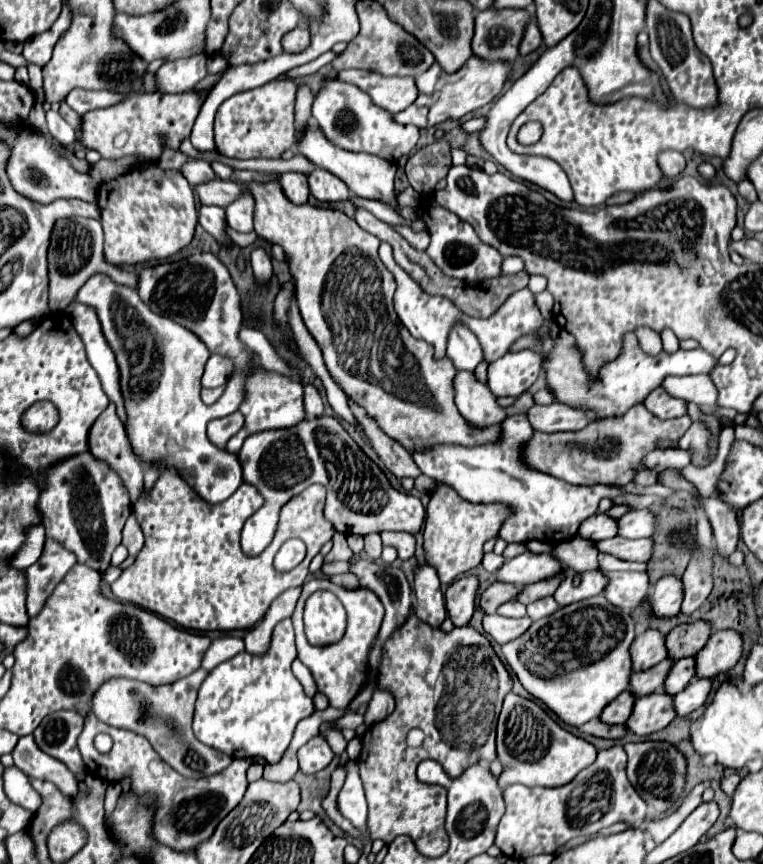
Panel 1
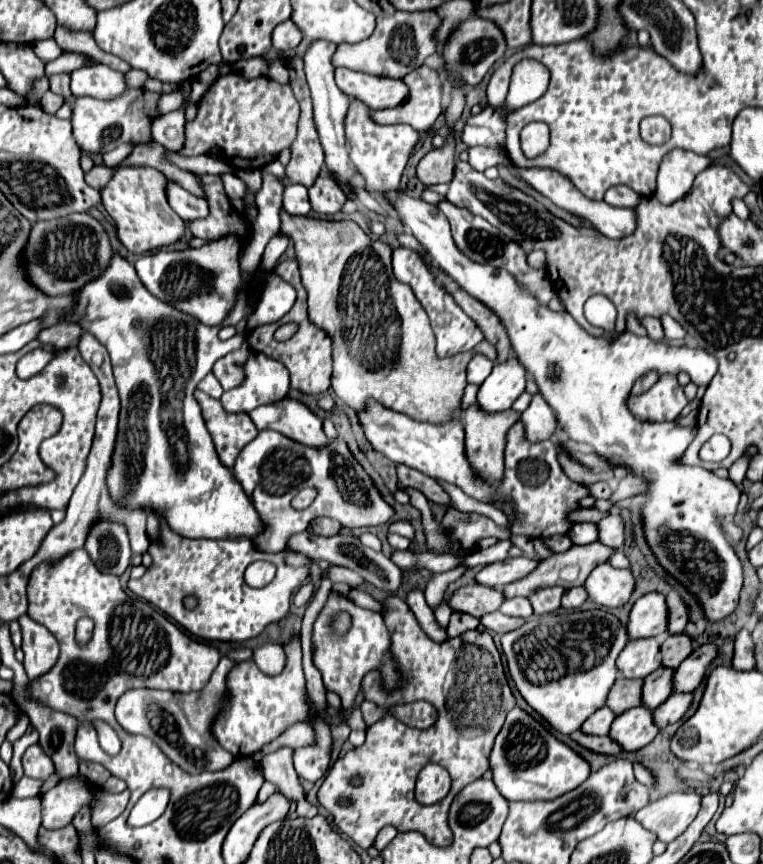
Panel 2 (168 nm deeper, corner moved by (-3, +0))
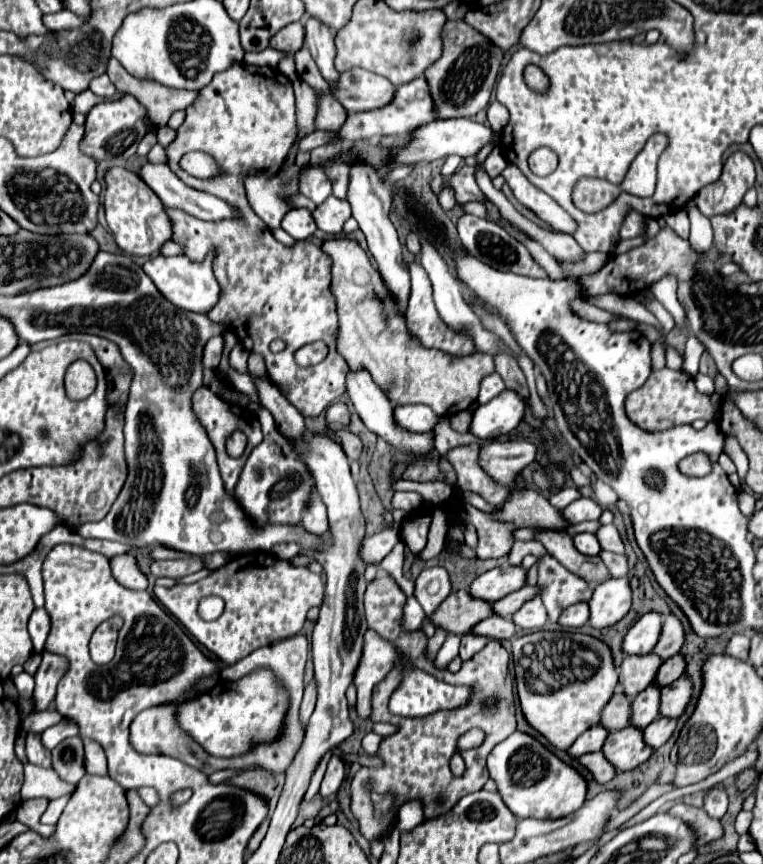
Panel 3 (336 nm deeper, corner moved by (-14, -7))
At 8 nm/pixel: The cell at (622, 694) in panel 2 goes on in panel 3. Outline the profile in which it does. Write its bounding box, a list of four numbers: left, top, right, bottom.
[599,691,631,731]

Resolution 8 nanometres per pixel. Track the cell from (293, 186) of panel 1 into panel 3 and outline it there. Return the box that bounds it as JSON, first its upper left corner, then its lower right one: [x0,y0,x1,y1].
[281,209,315,239]

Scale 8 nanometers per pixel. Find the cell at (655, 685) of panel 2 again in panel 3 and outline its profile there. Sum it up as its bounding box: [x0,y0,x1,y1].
[631,685,659,729]

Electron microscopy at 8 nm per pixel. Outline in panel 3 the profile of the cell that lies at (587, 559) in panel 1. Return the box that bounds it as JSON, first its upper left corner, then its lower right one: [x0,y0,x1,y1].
[589,577,631,629]

